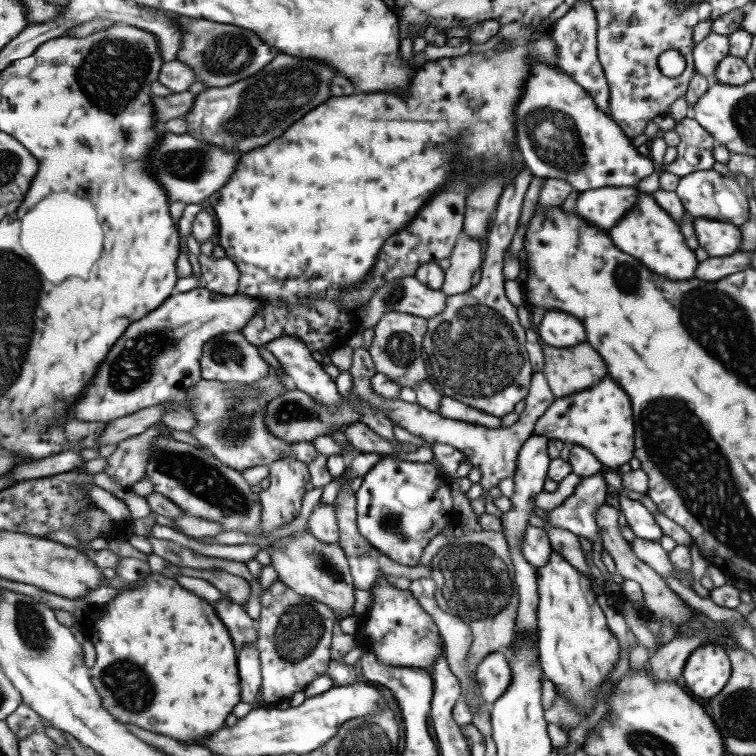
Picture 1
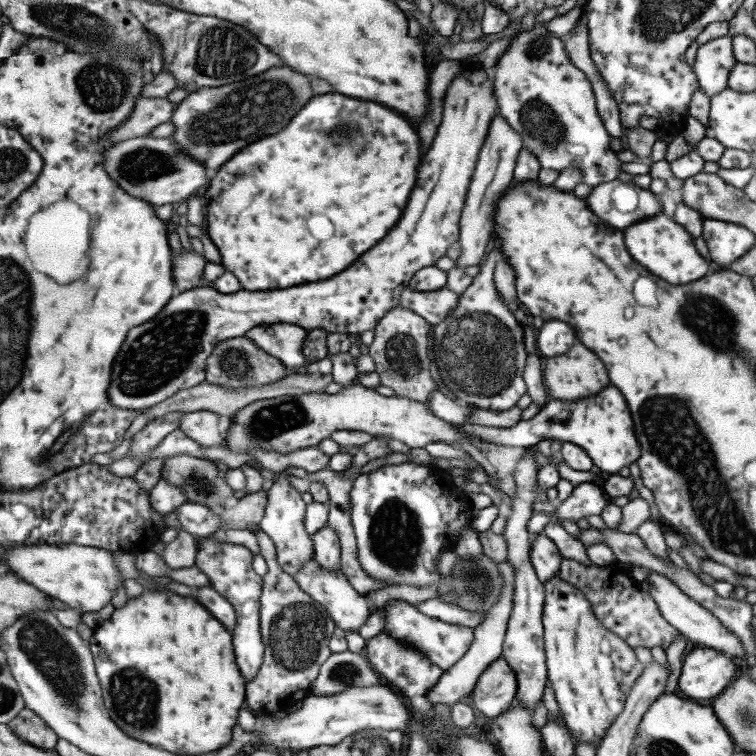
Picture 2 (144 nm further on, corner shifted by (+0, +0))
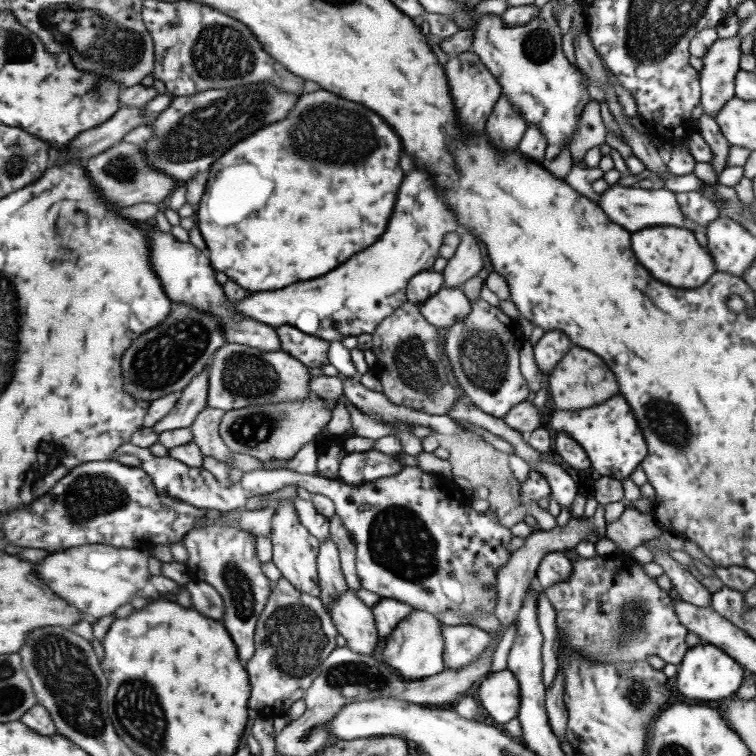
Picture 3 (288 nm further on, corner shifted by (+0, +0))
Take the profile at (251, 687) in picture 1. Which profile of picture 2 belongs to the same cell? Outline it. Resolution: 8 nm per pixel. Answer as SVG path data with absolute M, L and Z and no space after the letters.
M203 540L199 542L199 556L197 556L197 568L207 574L213 588L221 592L237 610L239 624L233 632L235 636L235 654L239 660L239 668L243 668L243 676L247 680L255 680L263 662L265 662L265 644L263 644L263 628L261 628L261 608L263 608L263 588L265 578L261 578L253 570L253 550L249 550L243 544L231 544L231 542L217 542L217 540Z

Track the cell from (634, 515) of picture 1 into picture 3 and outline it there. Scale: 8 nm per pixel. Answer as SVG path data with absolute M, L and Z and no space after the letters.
M651 550L651 552L653 552L653 562L657 562L663 568L663 572L671 580L671 586L675 586L679 600L693 604L697 608L709 608L711 606L713 596L689 574L687 566L673 562L671 556L667 556L665 552L657 552L657 550Z

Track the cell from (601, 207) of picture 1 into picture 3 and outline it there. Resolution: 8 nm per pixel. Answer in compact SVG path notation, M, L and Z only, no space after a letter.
M619 184L609 186L609 190L605 190L603 194L599 194L599 202L597 206L603 210L603 214L607 214L607 218L615 224L619 224L621 228L629 230L629 232L639 232L645 228L659 228L659 226L677 226L677 228L687 228L687 230L695 230L695 222L689 222L677 202L675 202L675 194L671 194L669 190L643 190L641 186L633 186L633 188L621 188Z

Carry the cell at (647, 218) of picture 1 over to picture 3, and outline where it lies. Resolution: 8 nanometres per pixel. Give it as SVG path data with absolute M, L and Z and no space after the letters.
M659 226L659 228L645 228L631 234L631 250L639 264L653 274L655 280L675 286L675 288L697 288L707 284L707 280L715 274L715 264L707 248L701 248L693 238L693 232L687 228L677 226Z

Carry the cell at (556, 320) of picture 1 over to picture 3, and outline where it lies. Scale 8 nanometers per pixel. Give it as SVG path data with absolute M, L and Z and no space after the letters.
M559 330L545 332L541 336L541 340L533 346L533 358L535 358L535 364L541 370L541 374L549 376L551 370L559 364L559 360L569 352L571 346L573 346L573 342L569 342L567 336L561 334Z

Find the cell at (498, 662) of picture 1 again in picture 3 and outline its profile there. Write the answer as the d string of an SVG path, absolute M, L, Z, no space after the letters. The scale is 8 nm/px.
M501 670L491 674L489 678L483 678L477 696L481 706L499 726L509 722L511 718L517 718L519 714L519 684L509 670Z

